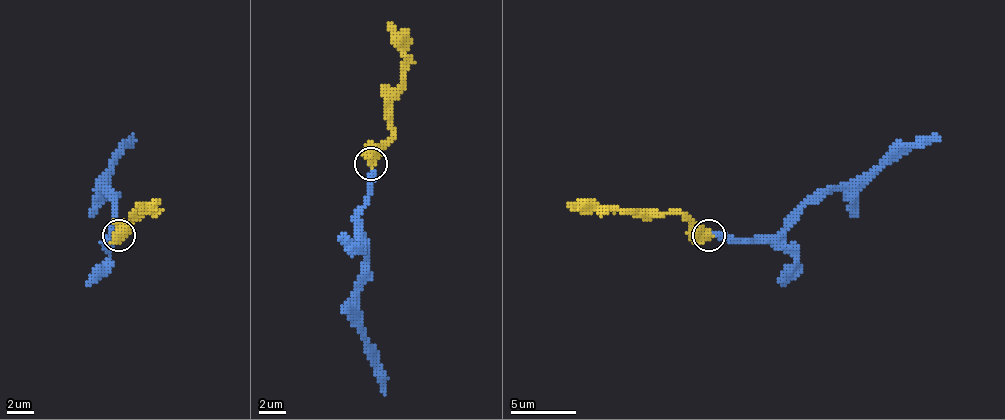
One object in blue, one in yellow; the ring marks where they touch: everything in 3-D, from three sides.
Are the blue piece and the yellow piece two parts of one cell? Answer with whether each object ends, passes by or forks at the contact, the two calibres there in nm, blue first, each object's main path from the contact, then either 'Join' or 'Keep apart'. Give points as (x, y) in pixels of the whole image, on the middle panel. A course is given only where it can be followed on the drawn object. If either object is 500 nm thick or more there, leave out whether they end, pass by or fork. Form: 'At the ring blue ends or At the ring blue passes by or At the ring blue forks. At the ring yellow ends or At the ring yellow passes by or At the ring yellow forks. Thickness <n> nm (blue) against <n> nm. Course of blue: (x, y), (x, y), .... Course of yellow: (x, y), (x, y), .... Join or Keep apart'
Thickness 280 nm (blue) against 600 nm. Course of blue: (372, 164), (368, 204), (358, 214), (365, 263), (365, 273), (358, 286), (358, 332), (378, 368), (385, 395). Course of yellow: (372, 164), (372, 154), (391, 135), (391, 92), (401, 82), (404, 52), (401, 36), (388, 23). Join

